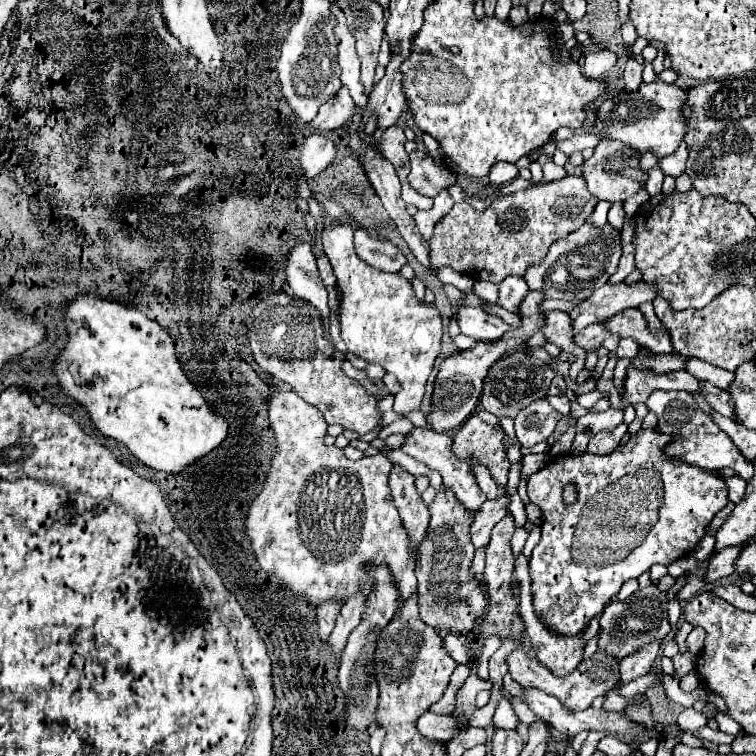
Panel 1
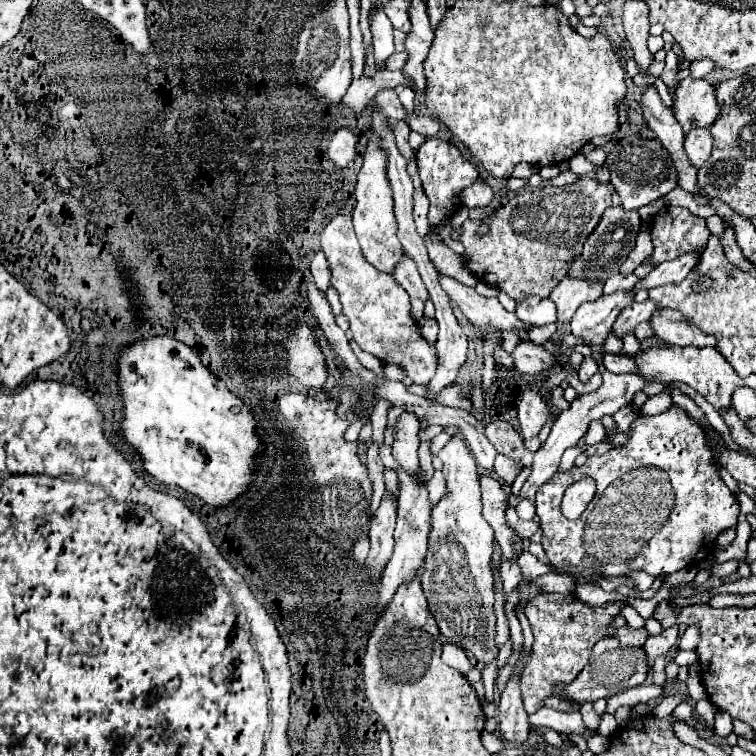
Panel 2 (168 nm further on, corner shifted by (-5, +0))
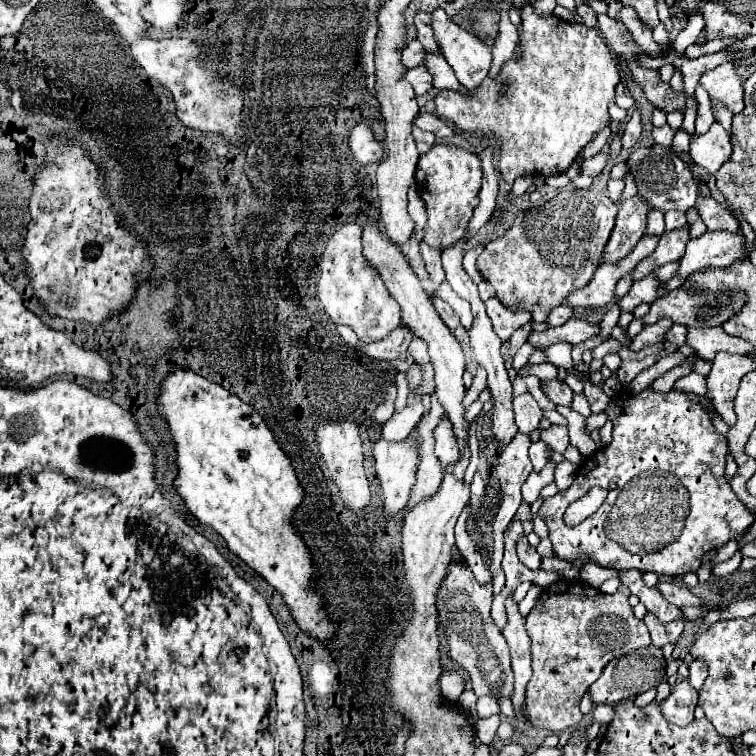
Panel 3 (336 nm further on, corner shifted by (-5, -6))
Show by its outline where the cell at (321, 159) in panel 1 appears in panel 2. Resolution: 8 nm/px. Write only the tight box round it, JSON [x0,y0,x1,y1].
[326,129,358,167]

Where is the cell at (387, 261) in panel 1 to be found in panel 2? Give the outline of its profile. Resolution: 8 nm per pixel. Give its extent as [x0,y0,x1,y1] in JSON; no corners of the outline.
[394,255,428,301]

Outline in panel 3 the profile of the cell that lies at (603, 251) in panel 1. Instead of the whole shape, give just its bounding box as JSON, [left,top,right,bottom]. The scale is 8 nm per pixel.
[602,195,648,263]

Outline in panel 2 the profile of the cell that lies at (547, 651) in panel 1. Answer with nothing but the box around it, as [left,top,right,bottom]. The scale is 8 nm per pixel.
[520,593,648,713]

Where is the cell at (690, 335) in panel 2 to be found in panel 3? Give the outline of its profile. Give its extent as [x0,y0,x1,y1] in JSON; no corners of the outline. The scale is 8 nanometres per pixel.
[686,327,754,359]

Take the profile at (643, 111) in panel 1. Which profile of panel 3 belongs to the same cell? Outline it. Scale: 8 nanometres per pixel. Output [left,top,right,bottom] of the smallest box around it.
[700,63,744,113]

